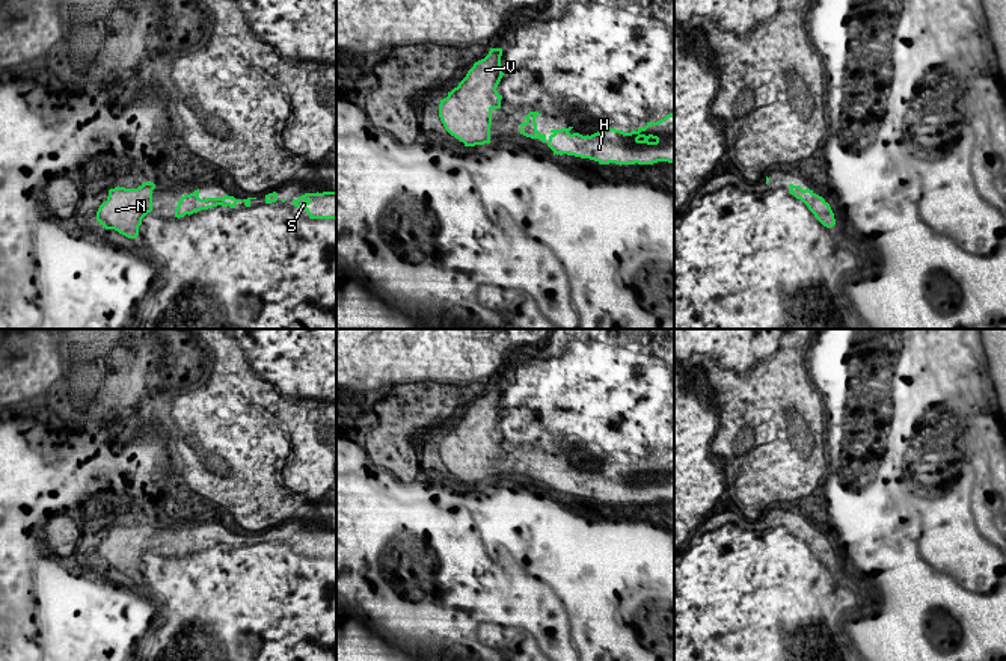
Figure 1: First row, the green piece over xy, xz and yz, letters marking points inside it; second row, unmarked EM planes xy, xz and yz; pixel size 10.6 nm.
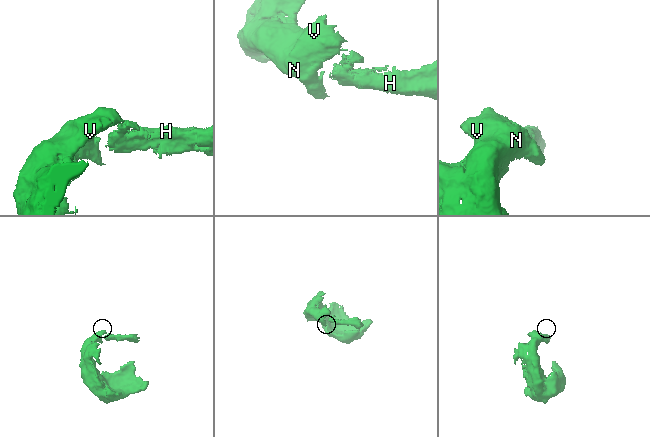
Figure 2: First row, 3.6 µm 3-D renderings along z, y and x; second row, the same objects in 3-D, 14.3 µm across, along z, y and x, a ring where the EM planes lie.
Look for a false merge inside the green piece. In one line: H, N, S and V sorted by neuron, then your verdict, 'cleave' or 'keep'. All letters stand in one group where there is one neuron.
groups H N S V; keep

